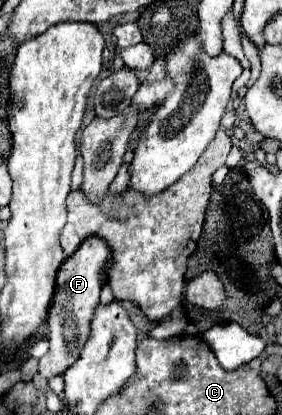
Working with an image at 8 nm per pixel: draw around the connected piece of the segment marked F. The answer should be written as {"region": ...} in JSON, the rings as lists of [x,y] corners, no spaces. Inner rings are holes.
{"region":[[[89,238],[81,244],[81,248],[69,256],[57,272],[57,290],[53,296],[53,304],[49,308],[49,352],[39,360],[39,374],[47,380],[55,376],[63,376],[67,368],[79,360],[83,344],[91,334],[91,320],[95,314],[95,306],[99,302],[99,292],[103,286],[105,266],[109,260],[109,248],[99,238]],[[71,326],[79,326],[79,330],[71,330]]]}

